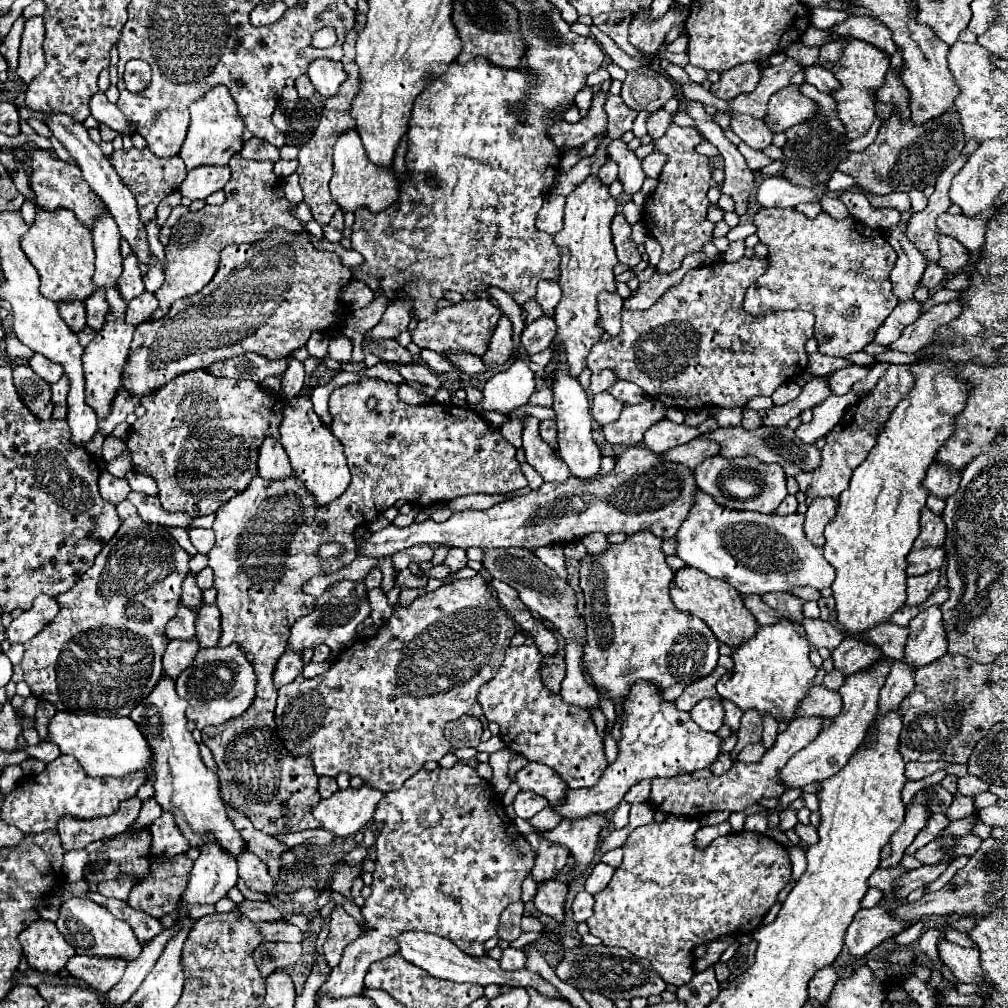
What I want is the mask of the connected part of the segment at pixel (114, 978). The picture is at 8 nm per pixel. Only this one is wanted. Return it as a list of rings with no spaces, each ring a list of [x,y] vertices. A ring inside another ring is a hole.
[[[74,955],[66,967],[72,977],[82,979],[86,985],[98,989],[100,993],[106,993],[120,981],[128,965],[124,965],[124,961],[112,961],[108,957],[96,959],[96,957]]]

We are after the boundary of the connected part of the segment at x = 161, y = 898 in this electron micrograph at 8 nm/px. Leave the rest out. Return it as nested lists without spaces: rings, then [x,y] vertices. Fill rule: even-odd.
[[[148,851],[150,873],[144,881],[134,883],[128,905],[132,909],[144,911],[156,919],[176,909],[176,901],[180,901],[180,893],[188,885],[188,877],[192,871],[192,859],[186,855],[176,855],[172,861],[154,861],[154,851]]]

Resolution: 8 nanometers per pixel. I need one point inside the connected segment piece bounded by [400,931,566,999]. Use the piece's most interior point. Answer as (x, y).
(438, 956)

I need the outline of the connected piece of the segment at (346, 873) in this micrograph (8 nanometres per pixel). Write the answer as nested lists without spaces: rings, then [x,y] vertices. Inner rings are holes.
[[[344,861],[338,863],[338,873],[334,875],[334,881],[332,881],[332,889],[336,893],[340,893],[342,897],[346,897],[348,901],[354,901],[352,895],[350,895],[350,887],[352,887],[352,881],[360,875],[360,867],[348,867]]]

